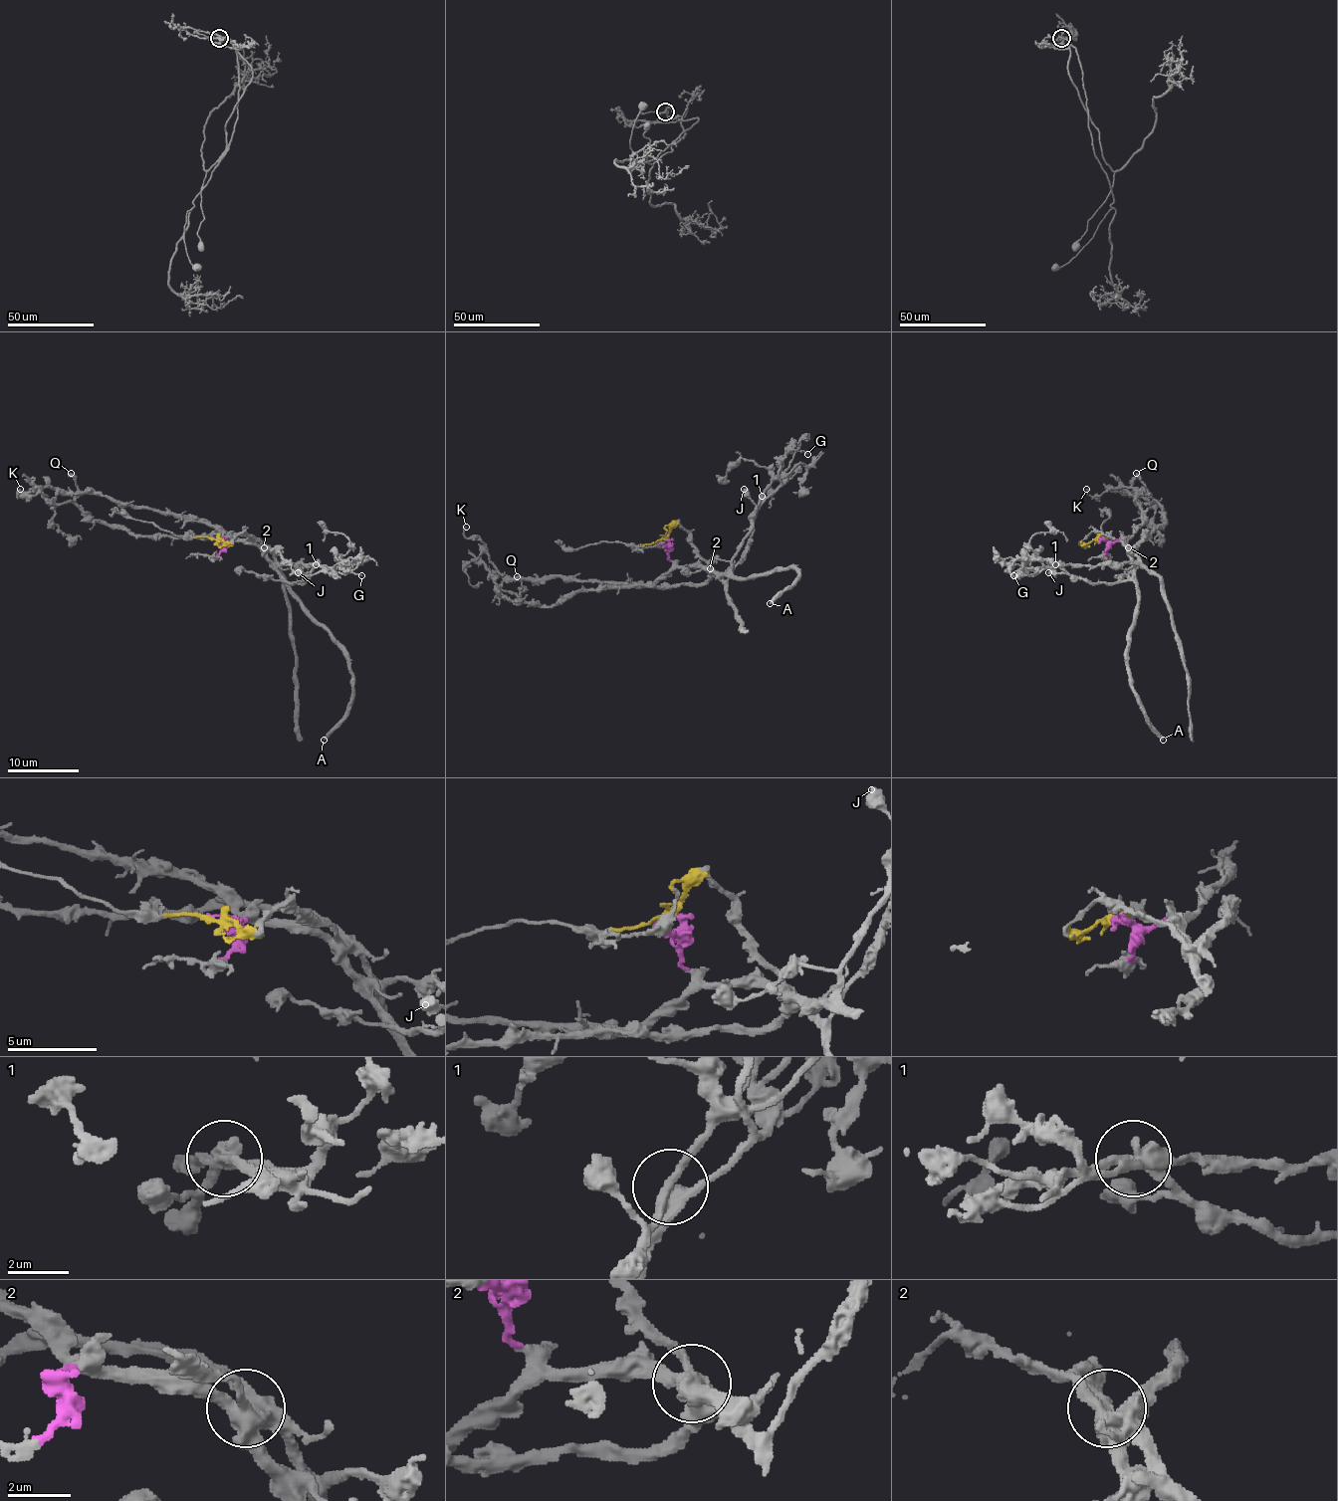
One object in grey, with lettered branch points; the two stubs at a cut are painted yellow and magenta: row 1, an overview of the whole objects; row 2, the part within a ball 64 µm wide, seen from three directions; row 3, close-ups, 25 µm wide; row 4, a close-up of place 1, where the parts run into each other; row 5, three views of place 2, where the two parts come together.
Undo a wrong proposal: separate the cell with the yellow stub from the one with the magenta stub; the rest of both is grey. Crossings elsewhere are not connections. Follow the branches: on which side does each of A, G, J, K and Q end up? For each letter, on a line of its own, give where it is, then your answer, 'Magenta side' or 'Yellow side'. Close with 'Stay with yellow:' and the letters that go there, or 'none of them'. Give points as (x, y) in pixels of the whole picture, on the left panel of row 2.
A: Place: (324, 740). Magenta side
G: Place: (361, 575). Magenta side
J: Place: (298, 572). Magenta side
K: Place: (20, 489). Magenta side
Q: Place: (71, 473). Yellow side
Stay with yellow: Q

